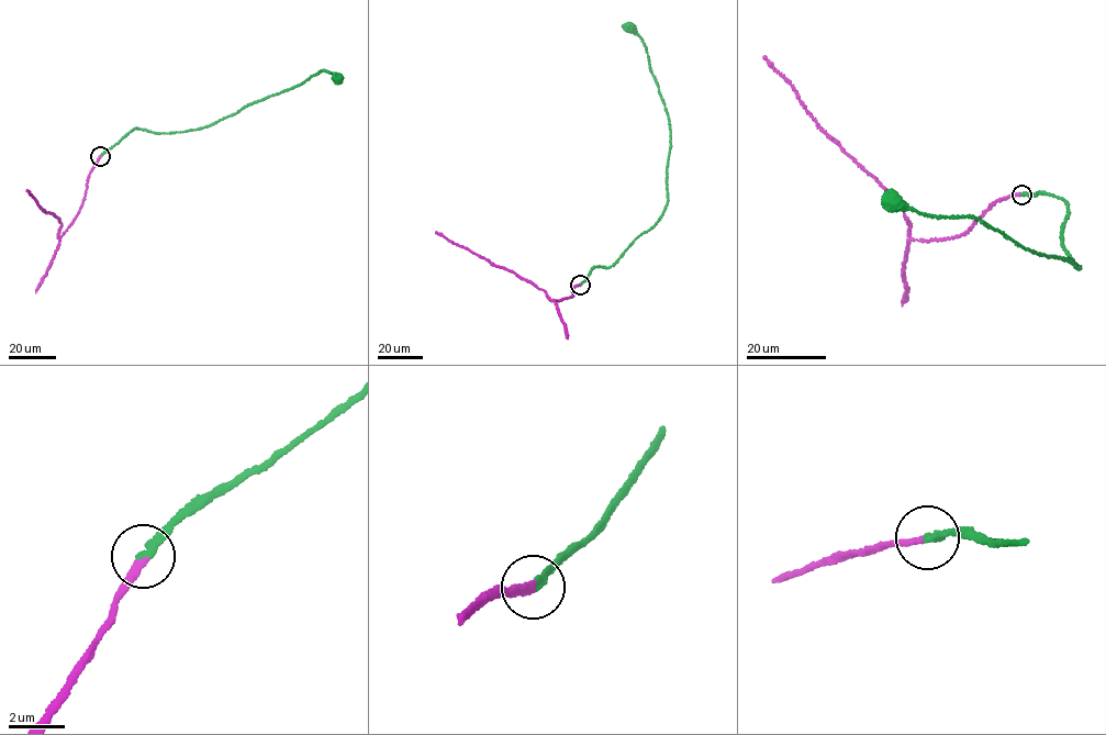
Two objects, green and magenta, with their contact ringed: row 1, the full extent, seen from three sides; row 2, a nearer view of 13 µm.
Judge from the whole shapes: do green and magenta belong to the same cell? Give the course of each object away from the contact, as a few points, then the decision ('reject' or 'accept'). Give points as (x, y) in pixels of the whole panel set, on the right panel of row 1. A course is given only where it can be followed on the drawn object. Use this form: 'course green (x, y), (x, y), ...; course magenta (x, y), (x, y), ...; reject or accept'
course green (1021, 193), (1067, 203), (1063, 247), (1080, 268), (970, 216), (937, 218), (893, 202); course magenta (1021, 195), (994, 203), (958, 236), (911, 238), (908, 220), (898, 200), (817, 124), (793, 85), (763, 56); accept

